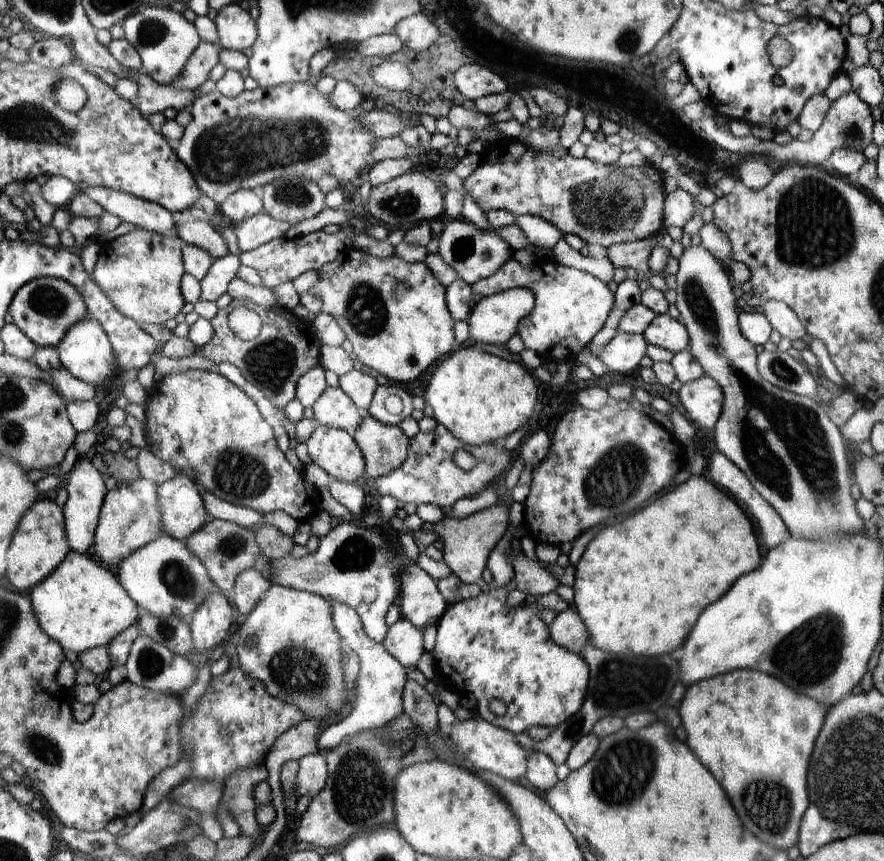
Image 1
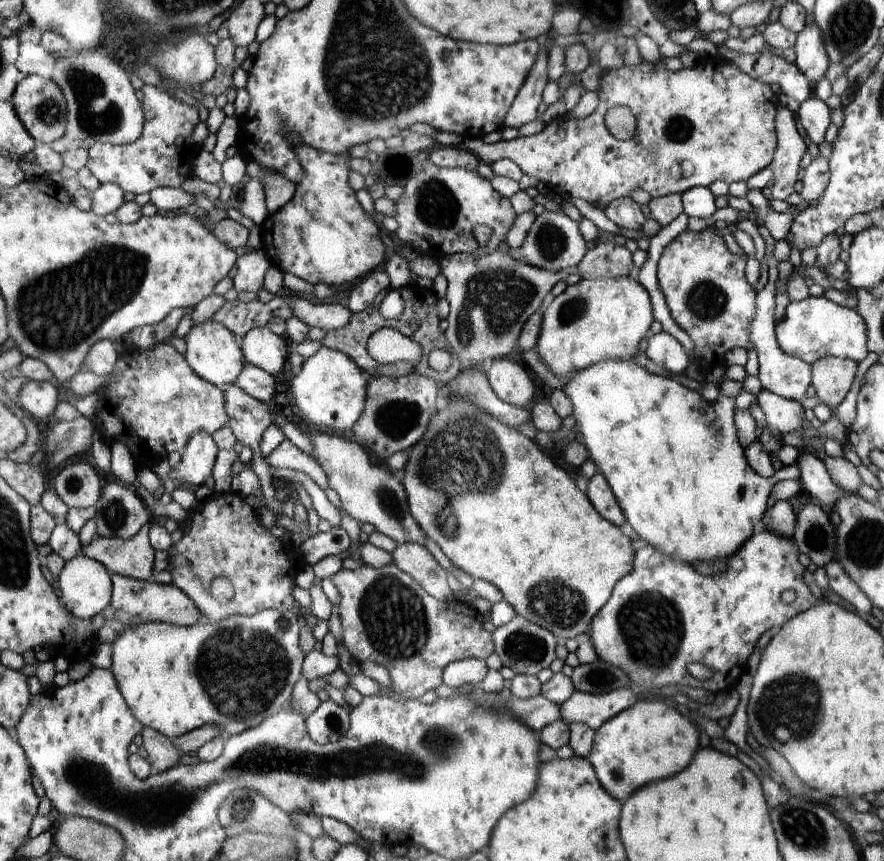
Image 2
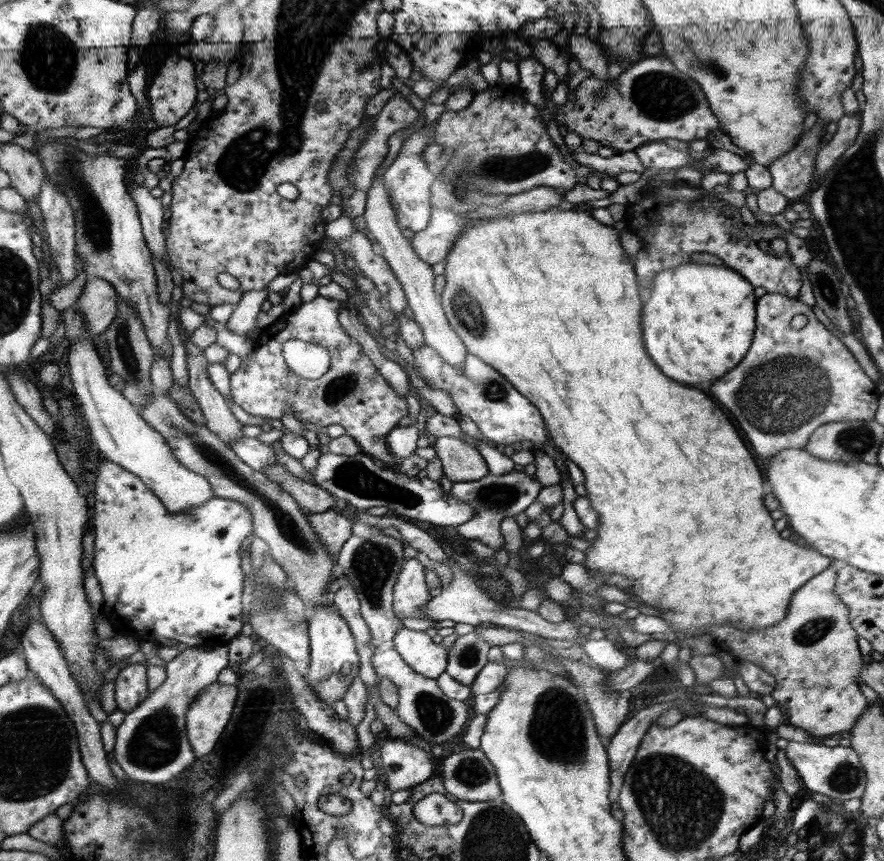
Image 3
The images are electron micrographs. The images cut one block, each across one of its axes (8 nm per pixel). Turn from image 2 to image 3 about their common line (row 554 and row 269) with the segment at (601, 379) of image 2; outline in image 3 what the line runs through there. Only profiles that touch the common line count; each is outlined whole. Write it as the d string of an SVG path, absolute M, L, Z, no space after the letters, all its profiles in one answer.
M689 260L680 266L667 268L656 274L650 290L644 294L642 330L646 352L668 378L686 386L708 386L738 366L746 356L755 333L756 301L754 286L725 265L697 264Z

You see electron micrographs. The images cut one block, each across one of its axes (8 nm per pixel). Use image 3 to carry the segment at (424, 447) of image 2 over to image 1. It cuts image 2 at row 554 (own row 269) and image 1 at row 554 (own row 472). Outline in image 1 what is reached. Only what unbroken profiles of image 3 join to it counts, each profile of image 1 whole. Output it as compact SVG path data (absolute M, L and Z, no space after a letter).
M706 475L691 476L684 484L676 486L672 492L666 492L662 496L658 496L658 500L654 500L650 506L642 508L640 512L632 514L630 518L626 518L624 522L618 522L618 524L608 524L588 543L582 558L578 564L574 564L576 567L576 580L574 580L574 602L572 608L577 612L578 616L582 618L586 630L588 630L588 638L591 644L594 644L598 649L605 652L627 654L628 652L637 656L660 656L660 654L670 654L674 652L676 648L682 648L684 646L684 638L688 638L692 626L696 624L696 618L700 616L700 612L716 602L722 594L726 594L732 584L756 570L760 566L760 546L758 546L758 540L756 540L756 534L754 534L754 526L752 522L748 520L748 516L742 512L742 508L726 494L722 492L718 486L714 486L712 482L708 482Z

